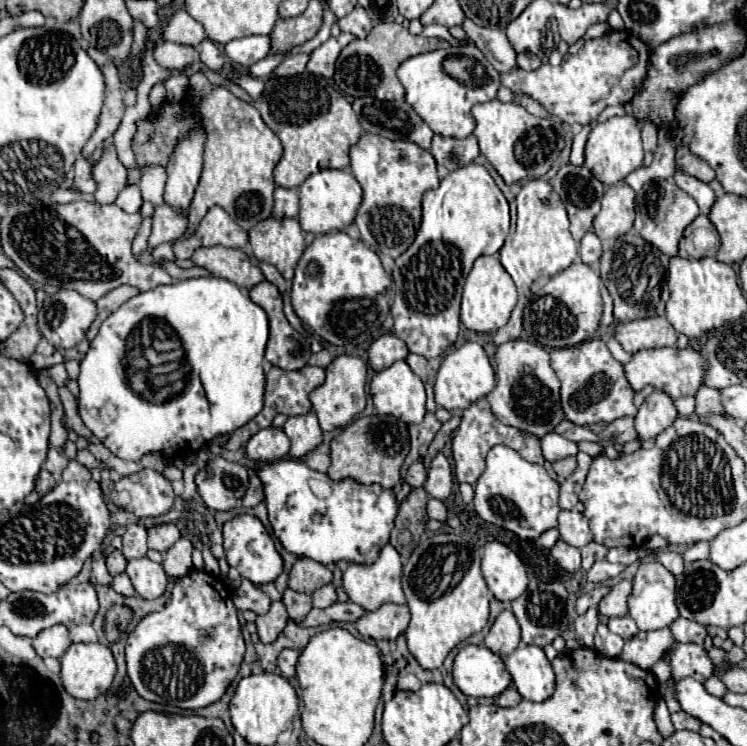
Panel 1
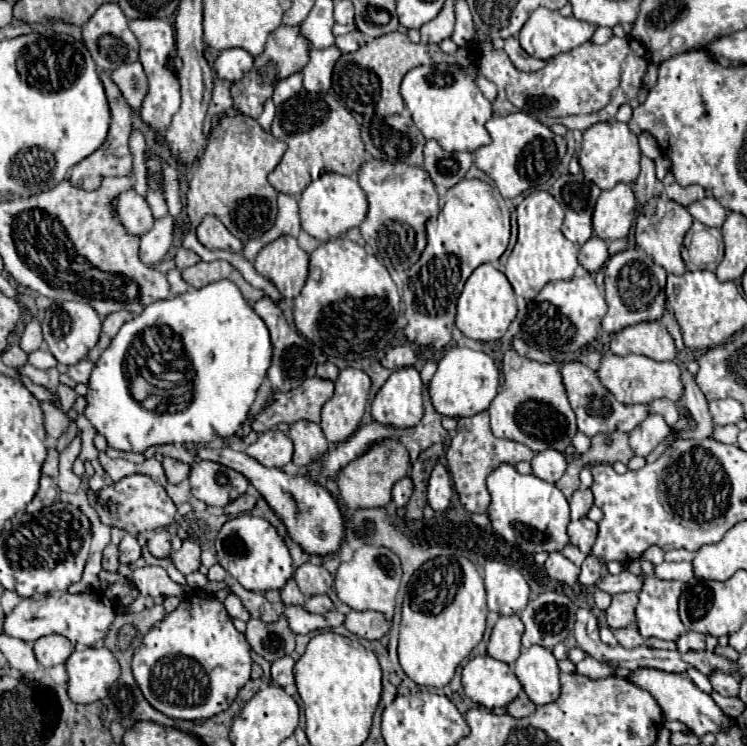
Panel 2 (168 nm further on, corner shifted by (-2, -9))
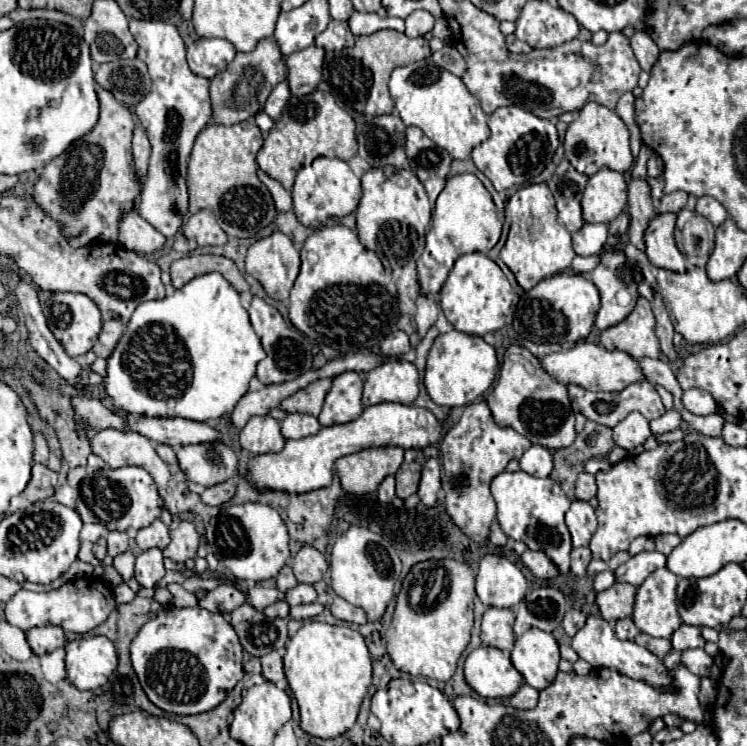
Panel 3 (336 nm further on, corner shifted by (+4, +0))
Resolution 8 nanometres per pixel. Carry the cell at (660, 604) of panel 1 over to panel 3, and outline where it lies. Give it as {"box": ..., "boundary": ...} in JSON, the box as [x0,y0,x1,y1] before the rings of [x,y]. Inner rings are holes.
{"box":[633,567,681,637],"boundary":[[[667,567],[653,571],[635,595],[633,623],[651,637],[671,637],[681,625],[675,603],[677,575]]]}

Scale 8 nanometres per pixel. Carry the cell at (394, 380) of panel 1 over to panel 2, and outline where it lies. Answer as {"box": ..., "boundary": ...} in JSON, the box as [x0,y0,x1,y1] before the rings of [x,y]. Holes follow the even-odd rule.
{"box":[371,366,423,428],"boundary":[[[413,366],[395,370],[371,402],[371,416],[381,424],[411,428],[423,418],[423,382]]]}

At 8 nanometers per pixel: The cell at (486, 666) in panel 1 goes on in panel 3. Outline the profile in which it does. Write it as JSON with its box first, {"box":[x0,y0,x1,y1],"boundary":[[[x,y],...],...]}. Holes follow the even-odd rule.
{"box":[463,647,523,699],"boundary":[[[479,647],[469,653],[463,673],[469,687],[487,699],[511,697],[523,683],[509,655],[495,647]]]}

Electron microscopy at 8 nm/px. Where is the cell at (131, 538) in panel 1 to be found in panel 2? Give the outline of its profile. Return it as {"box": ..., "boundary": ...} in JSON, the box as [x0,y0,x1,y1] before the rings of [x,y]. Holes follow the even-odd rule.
{"box":[119,534,141,564],"boundary":[[[125,534],[119,544],[119,562],[129,564],[141,558],[141,546],[137,544],[137,538],[131,534]]]}

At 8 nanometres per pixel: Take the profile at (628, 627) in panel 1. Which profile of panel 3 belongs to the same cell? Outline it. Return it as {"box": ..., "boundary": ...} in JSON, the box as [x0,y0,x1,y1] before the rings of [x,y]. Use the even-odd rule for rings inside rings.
{"box":[615,617,639,639],"boundary":[[[629,617],[615,623],[615,635],[617,635],[619,639],[635,639],[637,633],[639,633],[639,629],[635,627],[633,619],[629,619]]]}

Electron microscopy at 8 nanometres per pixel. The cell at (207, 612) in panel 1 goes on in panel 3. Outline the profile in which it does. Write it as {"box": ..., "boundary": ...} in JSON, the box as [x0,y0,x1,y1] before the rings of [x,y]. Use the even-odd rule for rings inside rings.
{"box":[131,607,243,715],"boundary":[[[165,607],[149,623],[141,627],[131,643],[131,663],[149,701],[159,709],[175,715],[197,715],[217,707],[227,693],[243,677],[243,647],[235,629],[221,613],[211,613],[203,607]]]}

